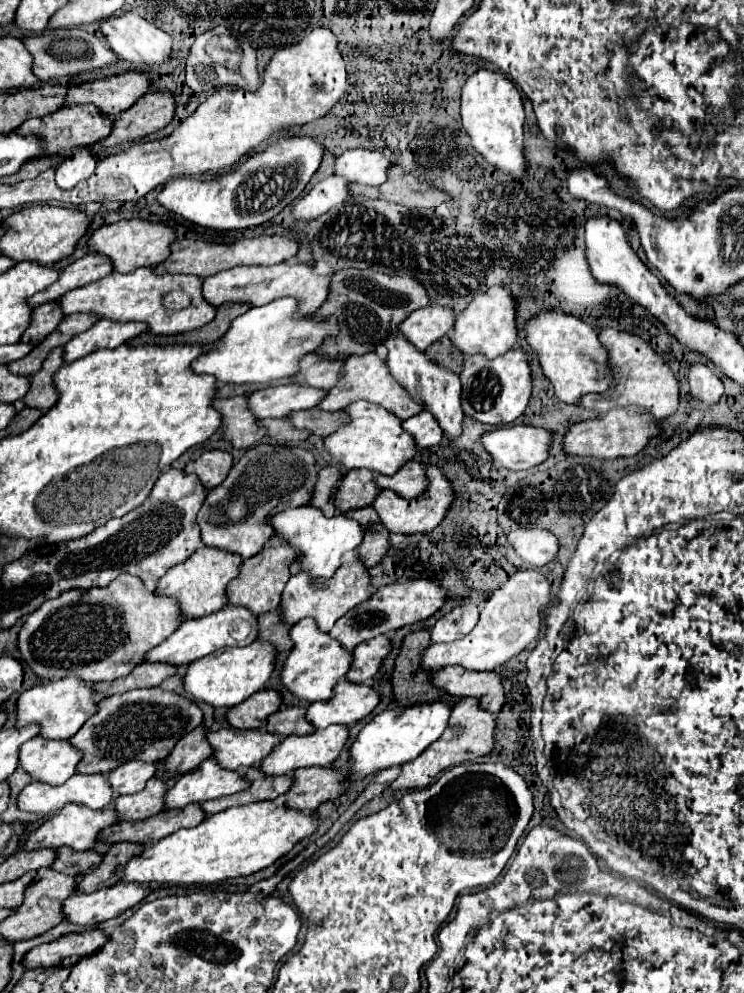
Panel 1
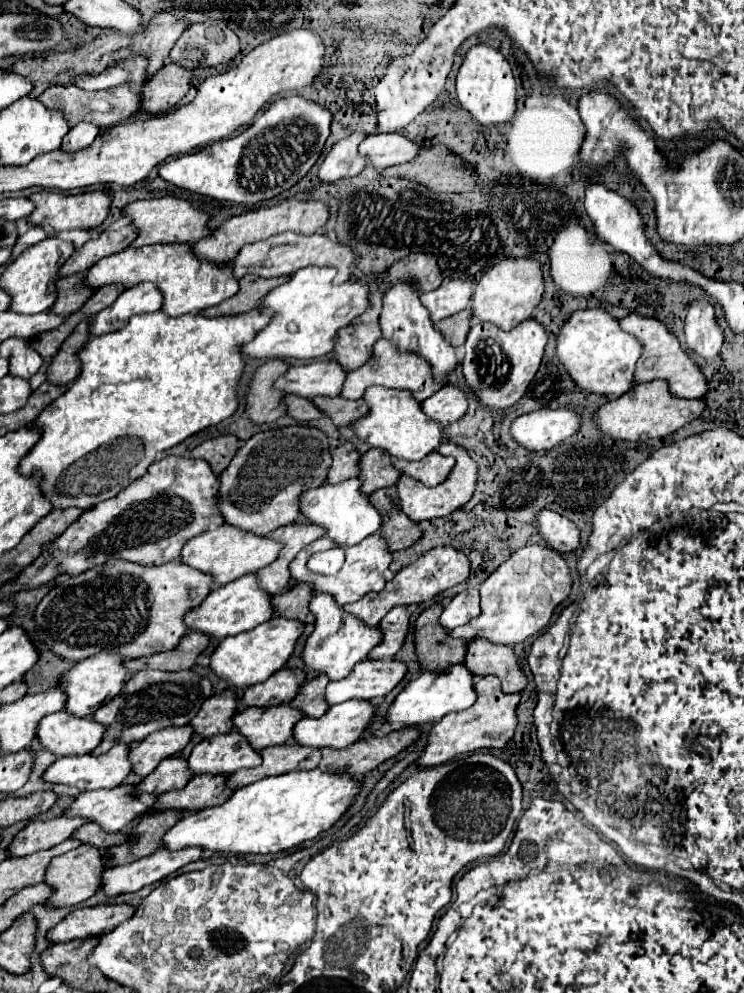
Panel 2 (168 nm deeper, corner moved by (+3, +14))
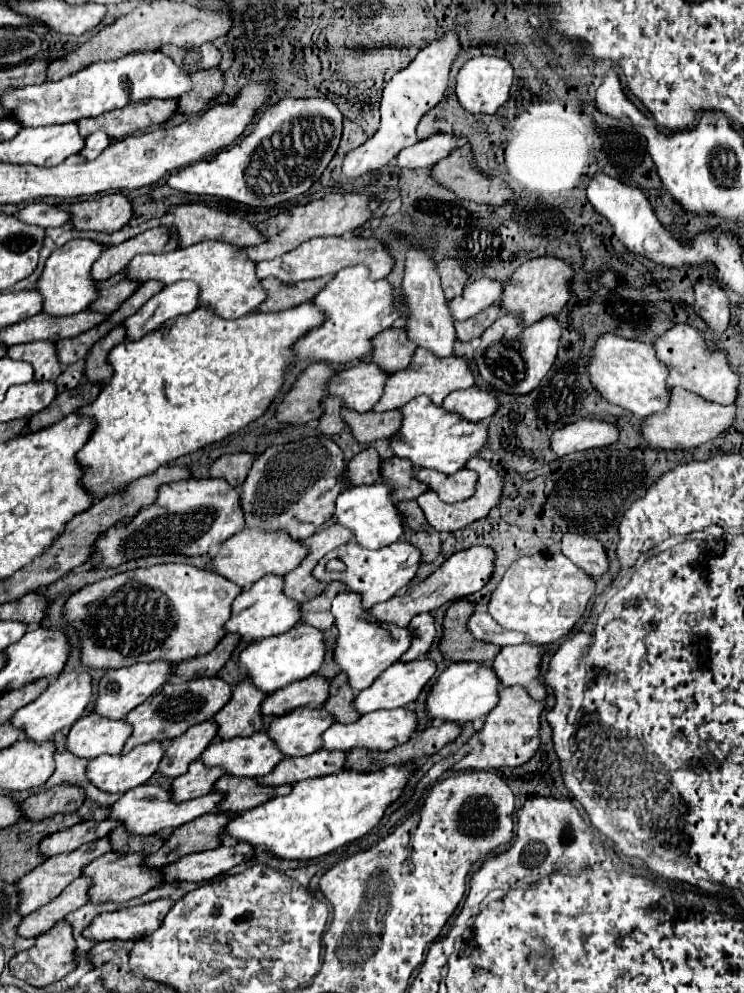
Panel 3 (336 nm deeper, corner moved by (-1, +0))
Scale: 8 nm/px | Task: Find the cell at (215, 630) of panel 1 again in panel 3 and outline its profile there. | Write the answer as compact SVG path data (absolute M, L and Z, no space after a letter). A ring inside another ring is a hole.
M266 576L258 582L254 582L250 588L242 590L240 596L236 596L236 600L232 604L230 620L224 626L226 634L238 634L242 638L242 642L254 642L254 640L262 640L268 636L284 634L286 630L296 626L300 622L298 602L284 596L282 584L284 584L282 576Z

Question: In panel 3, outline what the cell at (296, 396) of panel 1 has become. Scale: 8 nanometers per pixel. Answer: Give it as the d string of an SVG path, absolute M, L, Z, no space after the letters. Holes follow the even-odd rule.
M358 364L334 374L326 390L328 396L338 396L344 408L368 412L378 402L378 396L382 396L382 382L386 382L386 374L374 364Z

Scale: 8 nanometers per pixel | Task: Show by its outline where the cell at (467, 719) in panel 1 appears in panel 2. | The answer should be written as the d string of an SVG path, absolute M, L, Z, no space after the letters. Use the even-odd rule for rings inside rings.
M476 676L474 678L476 694L478 700L474 706L462 710L462 712L452 712L446 714L438 724L434 724L430 736L428 736L428 746L424 754L418 758L418 766L430 768L430 766L440 766L454 756L482 750L482 748L504 748L516 732L518 718L516 718L516 708L520 704L520 694L504 694L502 684L496 676Z

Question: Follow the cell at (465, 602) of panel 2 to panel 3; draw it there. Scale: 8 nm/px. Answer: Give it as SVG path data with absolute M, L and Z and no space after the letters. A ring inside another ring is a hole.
M474 612L468 618L468 630L476 640L484 640L484 642L492 642L496 646L508 646L508 644L522 644L524 638L522 634L514 634L508 630L502 630L502 626L498 626L488 612Z

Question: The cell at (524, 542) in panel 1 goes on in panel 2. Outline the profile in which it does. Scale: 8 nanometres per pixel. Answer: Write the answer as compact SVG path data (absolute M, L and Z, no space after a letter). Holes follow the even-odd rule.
M542 510L536 518L538 532L544 536L546 544L552 546L556 552L574 552L580 546L580 530L578 526L552 512L552 510Z

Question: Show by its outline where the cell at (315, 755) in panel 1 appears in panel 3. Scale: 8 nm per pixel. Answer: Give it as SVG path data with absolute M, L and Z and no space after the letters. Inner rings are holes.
M396 708L396 710L376 710L370 714L362 714L356 722L352 724L332 724L324 734L322 734L322 748L326 750L340 750L348 752L352 748L368 748L368 750L390 750L398 744L404 744L416 730L416 714L406 710L406 708Z

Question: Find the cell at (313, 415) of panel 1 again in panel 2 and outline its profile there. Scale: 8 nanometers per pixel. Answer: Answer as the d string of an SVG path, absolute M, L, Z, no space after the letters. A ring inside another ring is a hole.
M316 396L314 404L320 406L324 410L324 414L328 414L336 426L348 426L354 420L370 414L370 408L368 408L368 404L364 400Z

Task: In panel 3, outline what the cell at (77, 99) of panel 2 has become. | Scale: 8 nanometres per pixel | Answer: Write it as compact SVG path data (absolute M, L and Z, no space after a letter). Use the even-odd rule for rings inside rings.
M146 100L146 102L130 102L122 110L110 110L98 118L82 118L78 120L80 134L86 138L96 130L106 132L110 138L120 140L128 134L142 132L150 126L166 122L176 110L176 100Z

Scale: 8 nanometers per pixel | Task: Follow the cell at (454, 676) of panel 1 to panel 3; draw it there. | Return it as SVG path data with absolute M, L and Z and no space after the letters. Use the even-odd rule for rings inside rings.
M534 644L504 646L494 658L492 670L502 686L522 686L534 700L546 698L546 688L538 680L542 650Z

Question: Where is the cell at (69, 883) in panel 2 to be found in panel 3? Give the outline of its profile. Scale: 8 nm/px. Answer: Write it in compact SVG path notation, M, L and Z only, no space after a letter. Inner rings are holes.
M102 854L94 862L90 862L86 868L82 868L82 876L90 878L88 898L92 904L102 902L128 902L130 898L146 894L150 888L160 884L160 870L150 870L142 866L144 856L142 854Z

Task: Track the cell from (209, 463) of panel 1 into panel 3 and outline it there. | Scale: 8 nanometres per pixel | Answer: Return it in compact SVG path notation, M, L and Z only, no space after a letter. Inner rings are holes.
M246 452L224 454L210 466L210 476L224 478L230 486L240 486L246 480L252 462L254 462L254 454L246 454Z

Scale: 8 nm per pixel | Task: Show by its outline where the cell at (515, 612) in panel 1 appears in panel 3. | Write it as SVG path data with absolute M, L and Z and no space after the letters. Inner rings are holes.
M532 554L514 562L490 596L488 614L504 628L522 632L528 642L546 646L566 636L582 618L594 592L594 580L564 554Z

